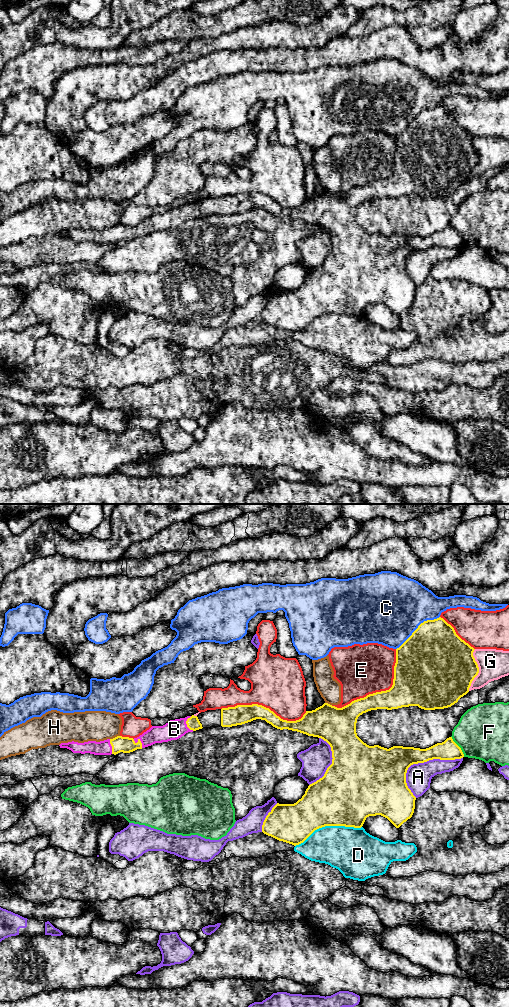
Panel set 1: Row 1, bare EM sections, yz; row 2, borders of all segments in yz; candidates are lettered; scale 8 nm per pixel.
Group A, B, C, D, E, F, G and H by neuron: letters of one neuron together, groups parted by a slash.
A / B / C / D / E / F / G / H

